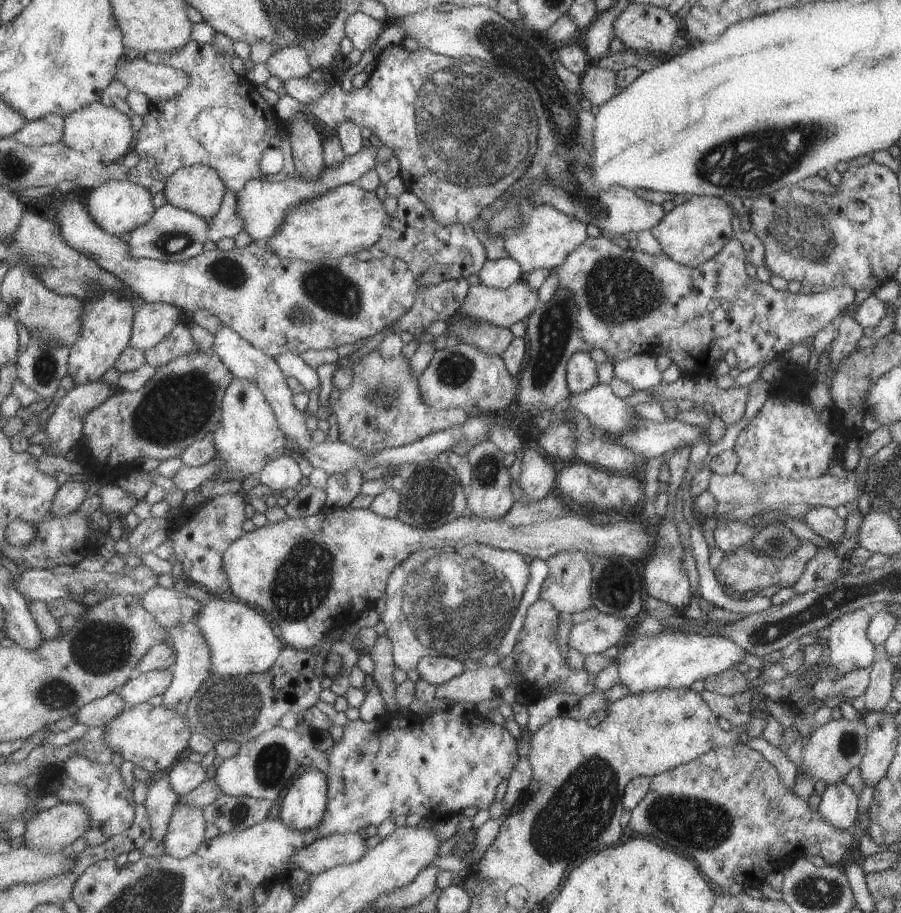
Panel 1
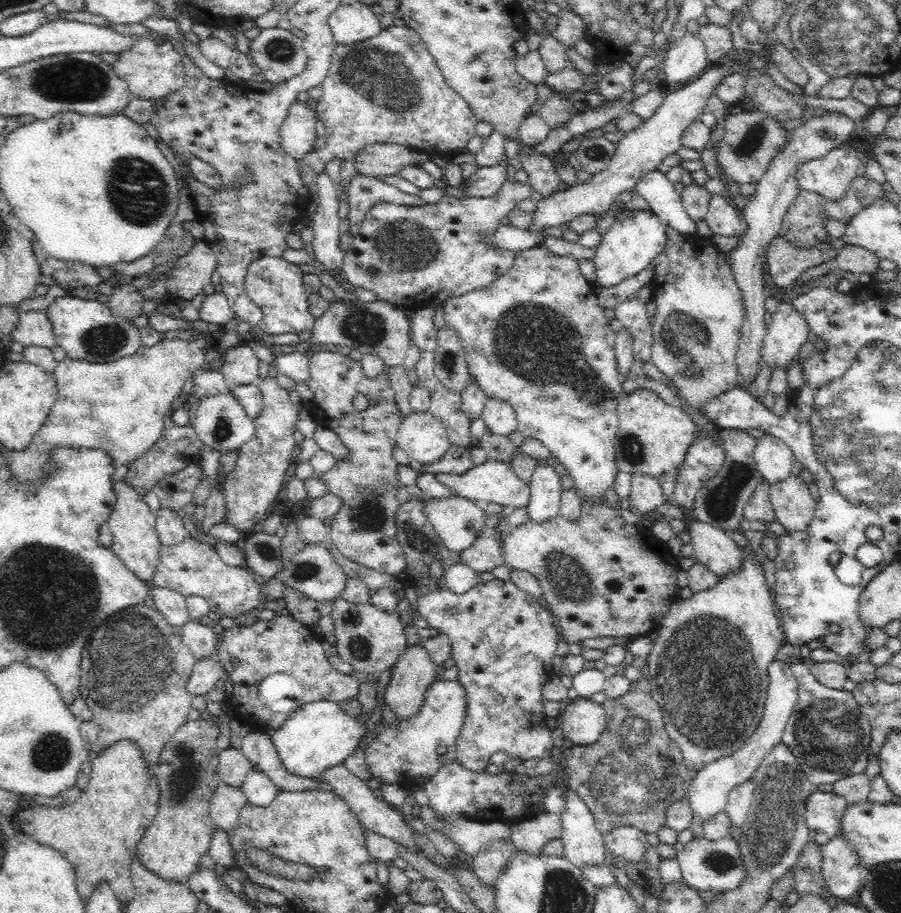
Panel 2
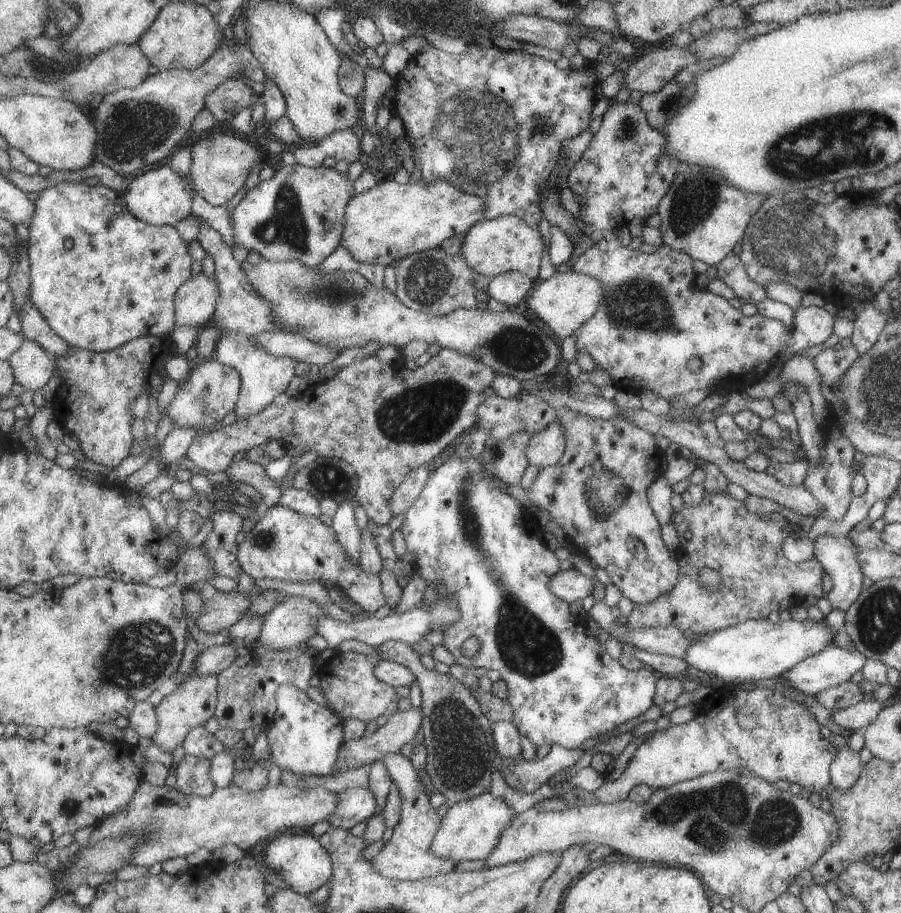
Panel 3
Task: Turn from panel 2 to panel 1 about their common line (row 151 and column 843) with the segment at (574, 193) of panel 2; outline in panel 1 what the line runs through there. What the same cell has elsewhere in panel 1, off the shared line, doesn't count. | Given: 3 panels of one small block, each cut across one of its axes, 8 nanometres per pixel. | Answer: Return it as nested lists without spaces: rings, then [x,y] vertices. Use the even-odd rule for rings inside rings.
[[[863,609],[851,610],[829,624],[828,665],[837,676],[845,676],[872,663],[875,647],[865,636],[870,616]]]

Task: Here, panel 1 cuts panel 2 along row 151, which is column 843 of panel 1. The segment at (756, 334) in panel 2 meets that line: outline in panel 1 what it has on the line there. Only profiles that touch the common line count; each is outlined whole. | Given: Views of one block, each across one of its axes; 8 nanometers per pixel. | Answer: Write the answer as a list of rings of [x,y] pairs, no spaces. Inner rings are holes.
[[[842,780],[835,784],[827,784],[820,795],[817,806],[827,824],[833,824],[837,828],[850,829],[856,823],[857,799],[851,788]]]

